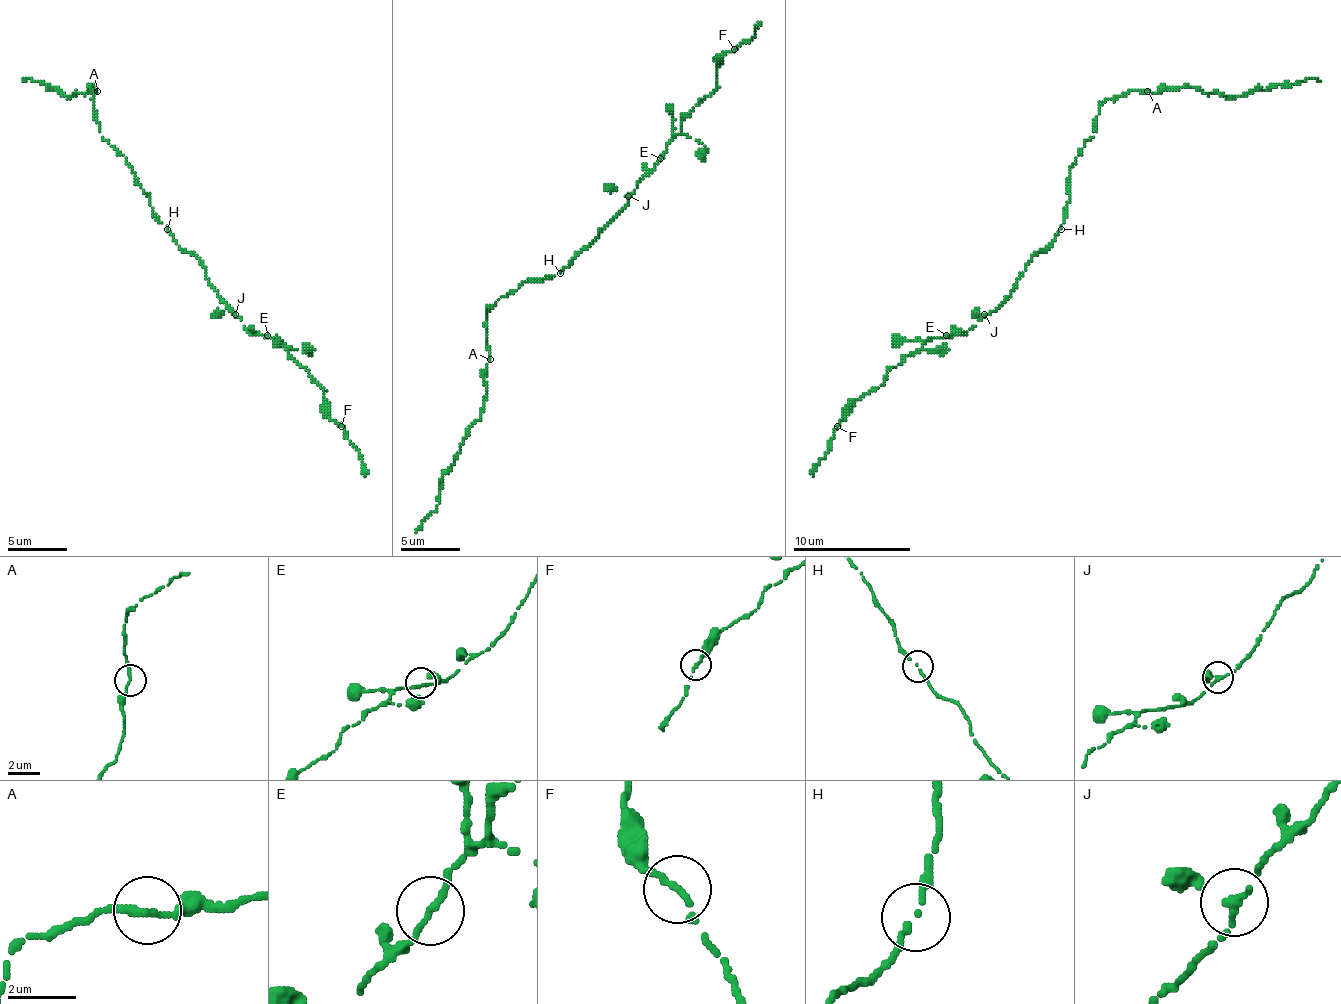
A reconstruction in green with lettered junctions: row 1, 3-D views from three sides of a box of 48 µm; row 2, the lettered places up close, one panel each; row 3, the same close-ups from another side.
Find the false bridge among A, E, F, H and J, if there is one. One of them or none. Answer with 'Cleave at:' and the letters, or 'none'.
Cleave at: none

